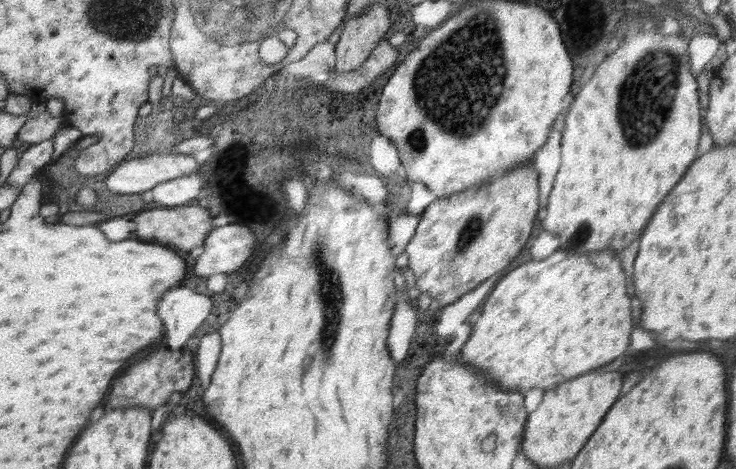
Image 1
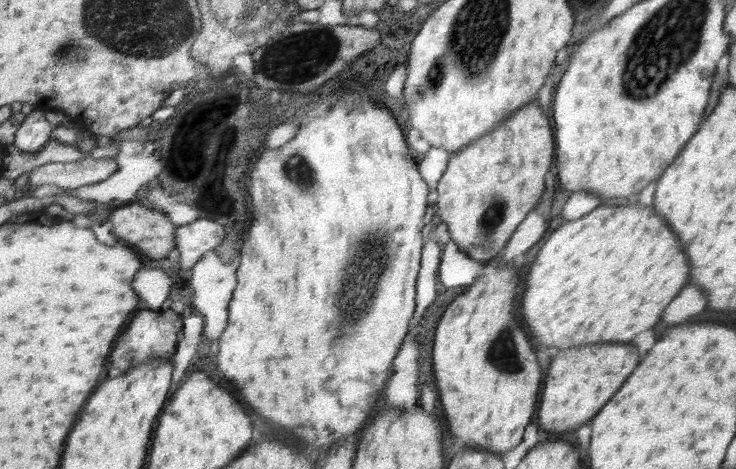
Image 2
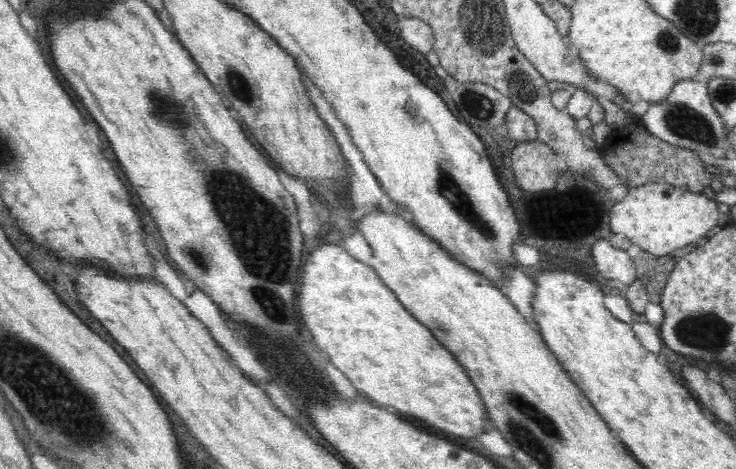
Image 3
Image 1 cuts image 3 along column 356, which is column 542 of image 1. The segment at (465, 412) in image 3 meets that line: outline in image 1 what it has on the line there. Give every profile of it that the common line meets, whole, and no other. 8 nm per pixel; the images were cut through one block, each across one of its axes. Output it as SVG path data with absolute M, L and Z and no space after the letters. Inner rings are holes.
M611 248L601 250L600 252L589 252L588 254L577 254L576 252L557 249L550 254L550 257L544 260L528 260L522 266L518 266L512 272L506 274L492 289L488 298L484 300L480 308L480 318L474 324L470 338L468 338L459 350L457 360L461 364L473 366L477 372L481 372L487 380L491 380L499 388L515 390L521 394L526 394L532 388L542 388L544 391L550 391L563 382L586 374L591 370L600 369L605 364L608 364L608 362L612 362L615 358L626 352L630 344L631 331L634 328L634 324L632 324L634 318L630 316L630 305L632 304L630 298L632 296L626 291L626 277L624 277L624 271L620 266L621 261L616 256L618 256L618 253Z

